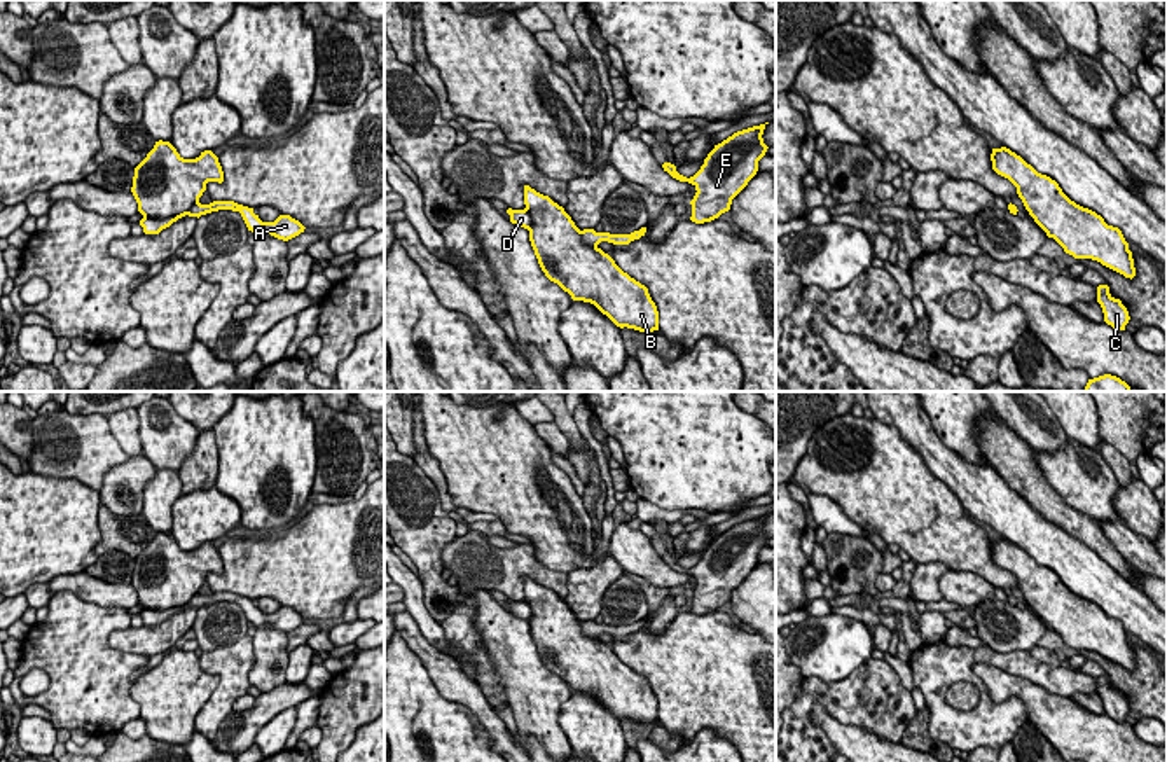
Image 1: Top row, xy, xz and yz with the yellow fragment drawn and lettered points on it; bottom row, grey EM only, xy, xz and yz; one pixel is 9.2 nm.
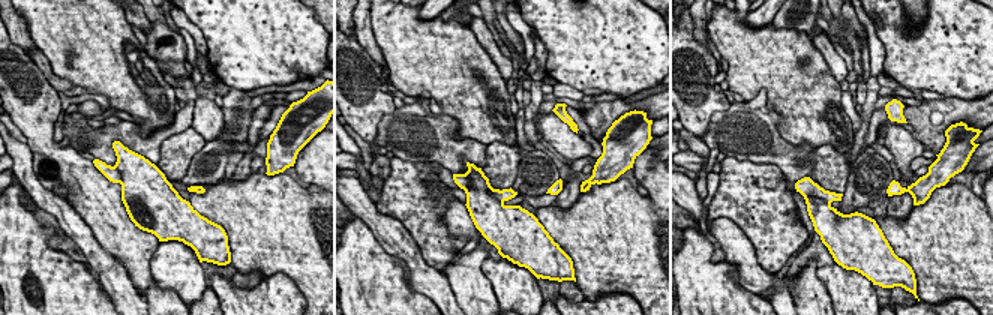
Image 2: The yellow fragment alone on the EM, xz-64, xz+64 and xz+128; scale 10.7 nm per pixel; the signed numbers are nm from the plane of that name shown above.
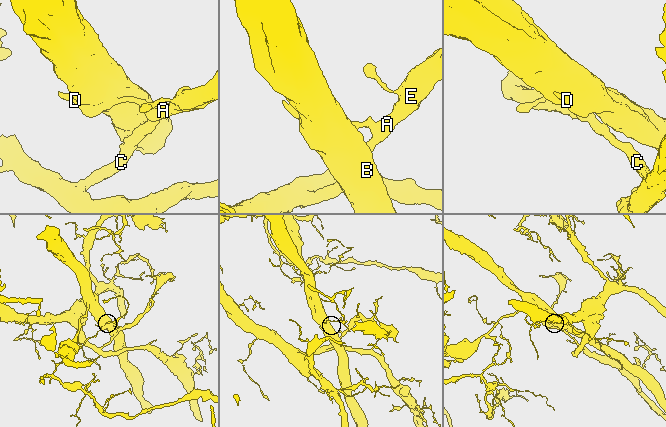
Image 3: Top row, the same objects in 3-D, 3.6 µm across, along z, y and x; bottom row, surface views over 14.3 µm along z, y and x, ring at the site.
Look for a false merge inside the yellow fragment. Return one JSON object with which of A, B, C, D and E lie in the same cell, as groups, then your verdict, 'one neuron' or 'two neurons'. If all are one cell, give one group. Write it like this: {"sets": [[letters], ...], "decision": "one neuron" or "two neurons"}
{"sets": [["A", "C", "E"], ["B", "D"]], "decision": "two neurons"}

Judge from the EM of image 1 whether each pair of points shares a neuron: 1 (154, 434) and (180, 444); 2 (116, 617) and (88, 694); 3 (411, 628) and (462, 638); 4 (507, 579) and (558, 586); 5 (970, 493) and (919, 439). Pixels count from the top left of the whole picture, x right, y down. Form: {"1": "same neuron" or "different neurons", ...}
{"1": "same neuron", "2": "same neuron", "3": "different neurons", "4": "same neuron", "5": "same neuron"}

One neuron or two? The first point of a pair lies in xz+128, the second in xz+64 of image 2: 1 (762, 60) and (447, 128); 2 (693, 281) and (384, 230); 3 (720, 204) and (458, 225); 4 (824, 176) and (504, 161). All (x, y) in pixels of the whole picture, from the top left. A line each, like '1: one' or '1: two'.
1: two
2: two
3: two
4: one

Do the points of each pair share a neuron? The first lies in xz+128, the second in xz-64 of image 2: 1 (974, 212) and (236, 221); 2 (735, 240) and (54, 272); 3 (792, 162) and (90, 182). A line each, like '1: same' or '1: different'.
1: same
2: different
3: different

